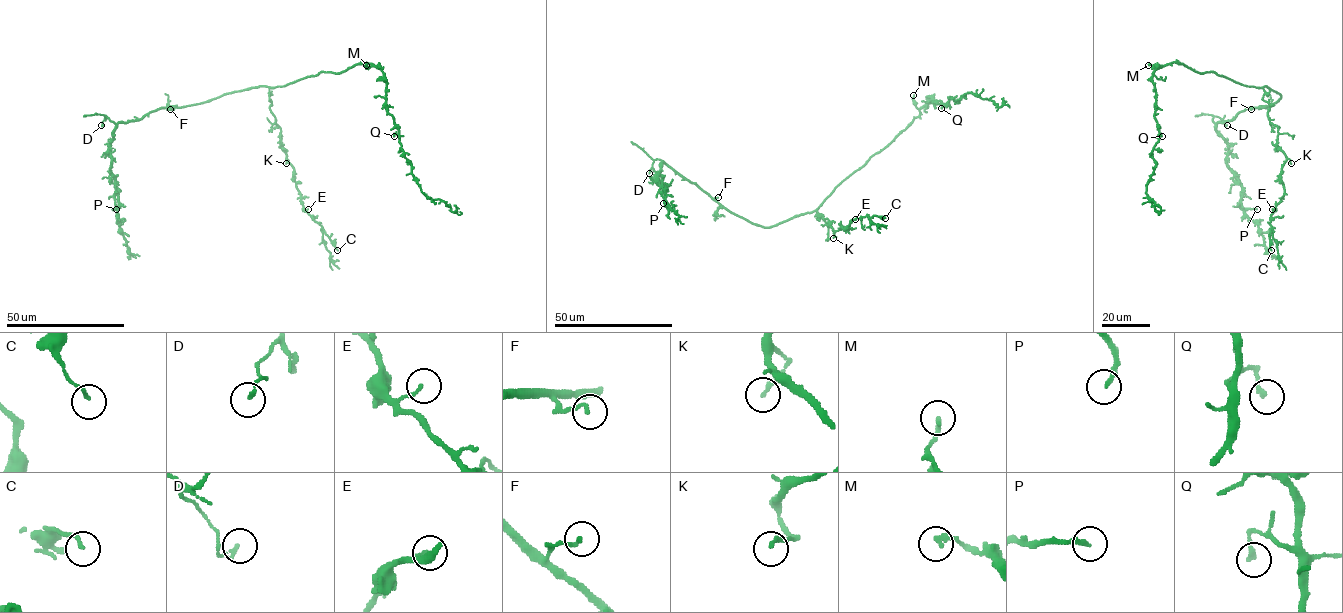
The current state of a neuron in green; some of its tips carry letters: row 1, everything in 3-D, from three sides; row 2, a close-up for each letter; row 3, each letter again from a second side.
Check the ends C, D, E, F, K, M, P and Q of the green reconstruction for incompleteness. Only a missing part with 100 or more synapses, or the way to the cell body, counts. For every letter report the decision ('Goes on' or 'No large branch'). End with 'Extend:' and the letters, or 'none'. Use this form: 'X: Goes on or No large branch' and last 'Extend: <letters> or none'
C: No large branch
D: No large branch
E: No large branch
F: No large branch
K: No large branch
M: No large branch
P: No large branch
Q: No large branch
Extend: none

